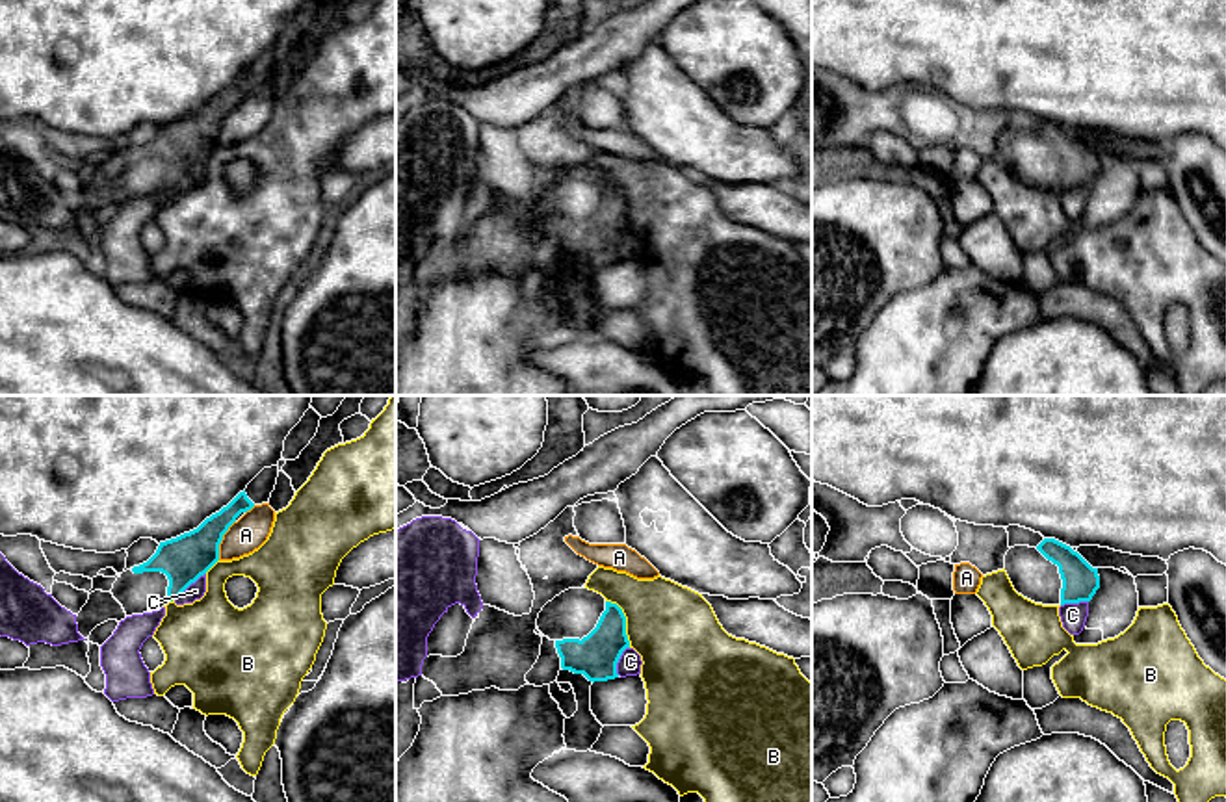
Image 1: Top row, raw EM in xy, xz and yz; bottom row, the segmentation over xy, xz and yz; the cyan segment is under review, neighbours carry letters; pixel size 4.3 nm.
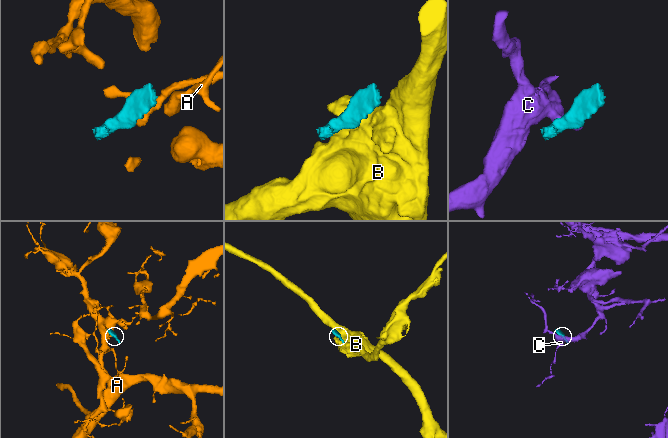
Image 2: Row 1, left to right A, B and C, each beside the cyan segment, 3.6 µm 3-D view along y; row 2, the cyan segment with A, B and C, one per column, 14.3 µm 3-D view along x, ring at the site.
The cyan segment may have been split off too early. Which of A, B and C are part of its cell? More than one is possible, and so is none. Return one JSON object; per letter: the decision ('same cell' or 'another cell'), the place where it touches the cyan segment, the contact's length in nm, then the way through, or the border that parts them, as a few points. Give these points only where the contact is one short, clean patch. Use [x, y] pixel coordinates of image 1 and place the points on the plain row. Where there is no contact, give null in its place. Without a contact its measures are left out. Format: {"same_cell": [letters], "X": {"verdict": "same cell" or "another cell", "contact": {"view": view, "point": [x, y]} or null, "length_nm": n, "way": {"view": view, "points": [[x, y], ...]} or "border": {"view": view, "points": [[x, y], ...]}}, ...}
{"same_cell": [], "A": {"verdict": "another cell", "contact": {"view": "xy", "point": [221, 123]}, "length_nm": 190}, "B": {"verdict": "another cell", "contact": {"view": "xz", "point": [625, 205]}, "length_nm": 240, "border": {"view": "xz", "points": [[606, 184], [621, 194], [630, 231]]}}, "C": {"verdict": "another cell", "contact": {"view": "xy", "point": [188, 169]}, "length_nm": 180, "border": {"view": "xy", "points": [[205, 156], [173, 182]]}}}

